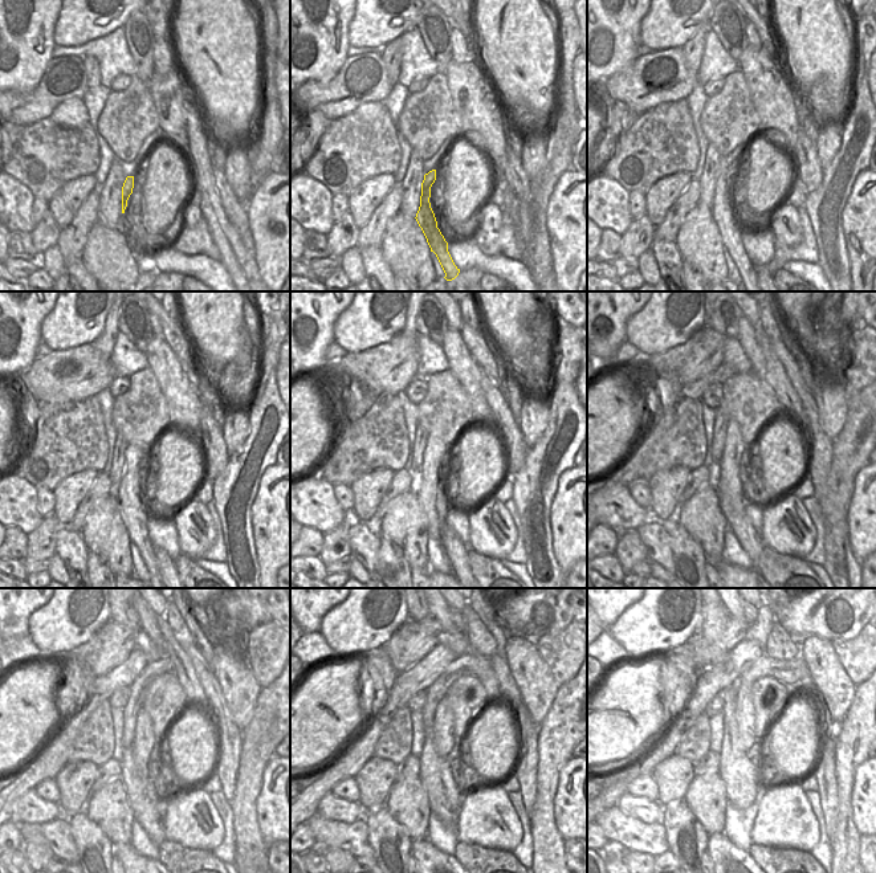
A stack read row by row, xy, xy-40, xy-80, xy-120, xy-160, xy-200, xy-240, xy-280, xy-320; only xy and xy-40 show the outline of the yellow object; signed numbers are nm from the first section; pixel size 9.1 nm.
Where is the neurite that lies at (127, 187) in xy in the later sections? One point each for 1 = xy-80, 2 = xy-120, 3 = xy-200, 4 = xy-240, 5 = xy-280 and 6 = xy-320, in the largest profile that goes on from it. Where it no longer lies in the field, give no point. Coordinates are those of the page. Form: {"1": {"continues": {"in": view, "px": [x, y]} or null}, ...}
{"1": {"continues": {"in": "xy-80", "px": [722, 212]}}, "2": {"continues": {"in": "xy-120", "px": [131, 506]}}, "3": {"continues": {"in": "xy-200", "px": [728, 482]}}, "4": {"continues": {"in": "xy-240", "px": [143, 741]}}, "5": {"continues": {"in": "xy-280", "px": [443, 722]}}, "6": {"continues": {"in": "xy-320", "px": [745, 712]}}}

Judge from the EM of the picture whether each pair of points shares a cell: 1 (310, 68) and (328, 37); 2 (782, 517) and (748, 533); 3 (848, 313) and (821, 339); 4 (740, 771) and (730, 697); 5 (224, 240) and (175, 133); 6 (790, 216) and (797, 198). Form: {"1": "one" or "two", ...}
{"1": "one", "2": "two", "3": "two", "4": "one", "5": "two", "6": "two"}

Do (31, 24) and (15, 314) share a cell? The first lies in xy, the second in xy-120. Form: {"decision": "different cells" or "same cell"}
{"decision": "same cell"}

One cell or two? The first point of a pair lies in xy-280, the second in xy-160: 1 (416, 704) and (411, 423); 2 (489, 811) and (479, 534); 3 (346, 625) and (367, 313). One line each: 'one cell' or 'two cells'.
1: two cells
2: one cell
3: one cell

